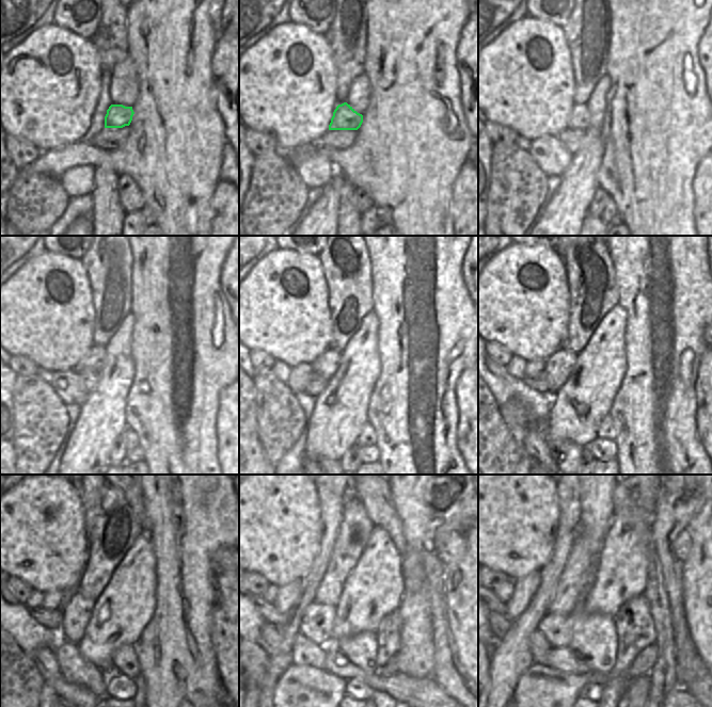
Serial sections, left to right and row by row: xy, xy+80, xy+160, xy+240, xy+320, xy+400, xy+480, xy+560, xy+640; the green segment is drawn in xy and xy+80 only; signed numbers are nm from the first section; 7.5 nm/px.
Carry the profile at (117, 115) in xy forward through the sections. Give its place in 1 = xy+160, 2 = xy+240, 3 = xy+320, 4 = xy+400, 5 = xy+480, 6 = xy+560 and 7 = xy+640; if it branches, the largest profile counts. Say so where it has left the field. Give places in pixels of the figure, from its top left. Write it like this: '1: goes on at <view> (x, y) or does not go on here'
1: goes on at xy+160 (579, 119)
2: goes on at xy+240 (95, 359)
3: goes on at xy+320 (327, 364)
4: goes on at xy+400 (558, 367)
5: goes on at xy+480 (77, 609)
6: goes on at xy+560 (317, 623)
7: goes on at xy+640 (556, 628)

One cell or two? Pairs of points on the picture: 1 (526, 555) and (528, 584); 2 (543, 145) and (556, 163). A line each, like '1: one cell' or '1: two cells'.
1: two cells
2: one cell

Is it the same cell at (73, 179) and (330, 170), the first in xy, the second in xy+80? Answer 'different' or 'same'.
same

